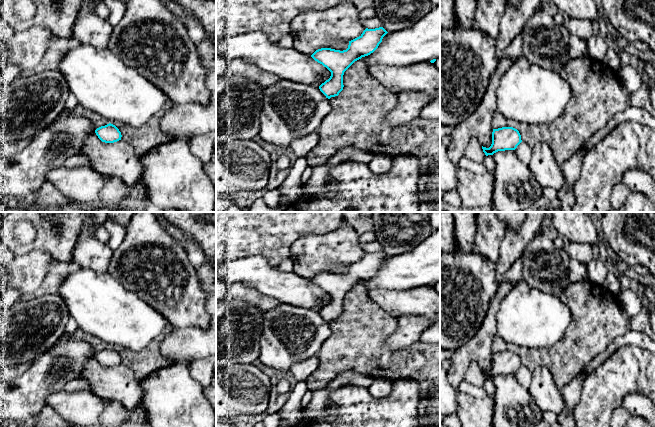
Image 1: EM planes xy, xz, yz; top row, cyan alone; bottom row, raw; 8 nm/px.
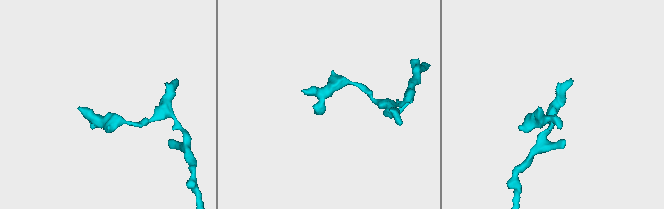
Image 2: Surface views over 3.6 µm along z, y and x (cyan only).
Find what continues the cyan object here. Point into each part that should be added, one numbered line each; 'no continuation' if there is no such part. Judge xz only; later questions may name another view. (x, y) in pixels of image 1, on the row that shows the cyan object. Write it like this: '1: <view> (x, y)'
no continuation

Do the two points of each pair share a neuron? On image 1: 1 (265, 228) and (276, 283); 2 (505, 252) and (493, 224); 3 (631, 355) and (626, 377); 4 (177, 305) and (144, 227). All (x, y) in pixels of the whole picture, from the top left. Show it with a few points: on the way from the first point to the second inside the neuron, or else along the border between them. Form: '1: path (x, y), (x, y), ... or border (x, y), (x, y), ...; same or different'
1: border (250, 256), (262, 255), (271, 265), (277, 267); different
2: border (507, 228), (499, 246), (499, 256), (495, 263); different
3: path (631, 360), (631, 368), (627, 372); same
4: path (171, 286), (149, 261), (147, 246); same

